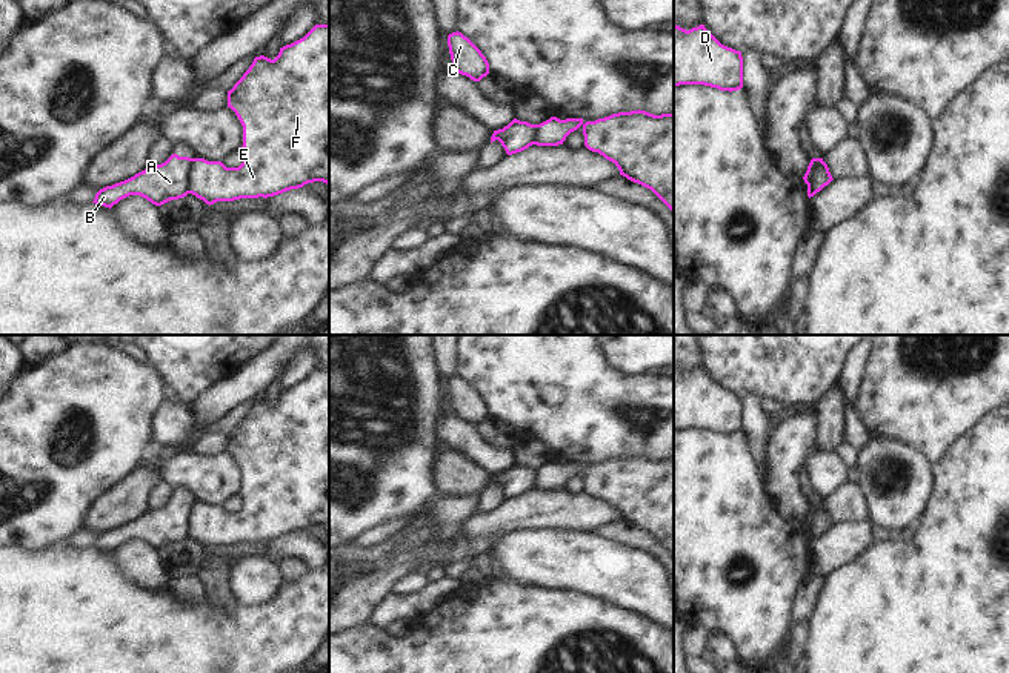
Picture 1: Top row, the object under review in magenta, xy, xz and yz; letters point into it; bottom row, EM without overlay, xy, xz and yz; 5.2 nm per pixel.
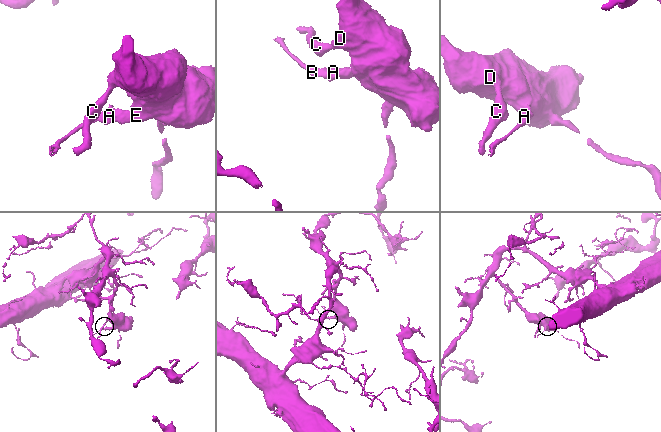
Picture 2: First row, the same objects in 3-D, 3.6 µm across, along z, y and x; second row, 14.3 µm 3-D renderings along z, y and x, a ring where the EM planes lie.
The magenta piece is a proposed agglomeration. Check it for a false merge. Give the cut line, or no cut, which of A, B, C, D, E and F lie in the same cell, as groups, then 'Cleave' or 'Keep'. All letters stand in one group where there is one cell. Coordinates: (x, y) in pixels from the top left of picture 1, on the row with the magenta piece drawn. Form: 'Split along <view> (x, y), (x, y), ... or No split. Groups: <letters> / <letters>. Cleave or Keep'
Split along xy (191, 159), (186, 192). Groups: A B / C D E F. Cleave.

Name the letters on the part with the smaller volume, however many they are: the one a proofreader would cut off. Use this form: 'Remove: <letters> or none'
Remove: A, B

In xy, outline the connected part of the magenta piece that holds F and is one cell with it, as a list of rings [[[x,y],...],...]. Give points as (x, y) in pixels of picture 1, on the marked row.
[[[315,25],[303,38],[280,48],[274,60],[255,57],[243,77],[228,91],[228,108],[243,126],[243,163],[238,167],[226,167],[221,161],[191,158],[188,194],[211,206],[217,201],[268,198],[314,181],[329,186],[329,25]]]

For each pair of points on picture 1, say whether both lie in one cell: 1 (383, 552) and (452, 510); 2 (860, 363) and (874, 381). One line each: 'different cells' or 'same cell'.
1: same cell
2: different cells

